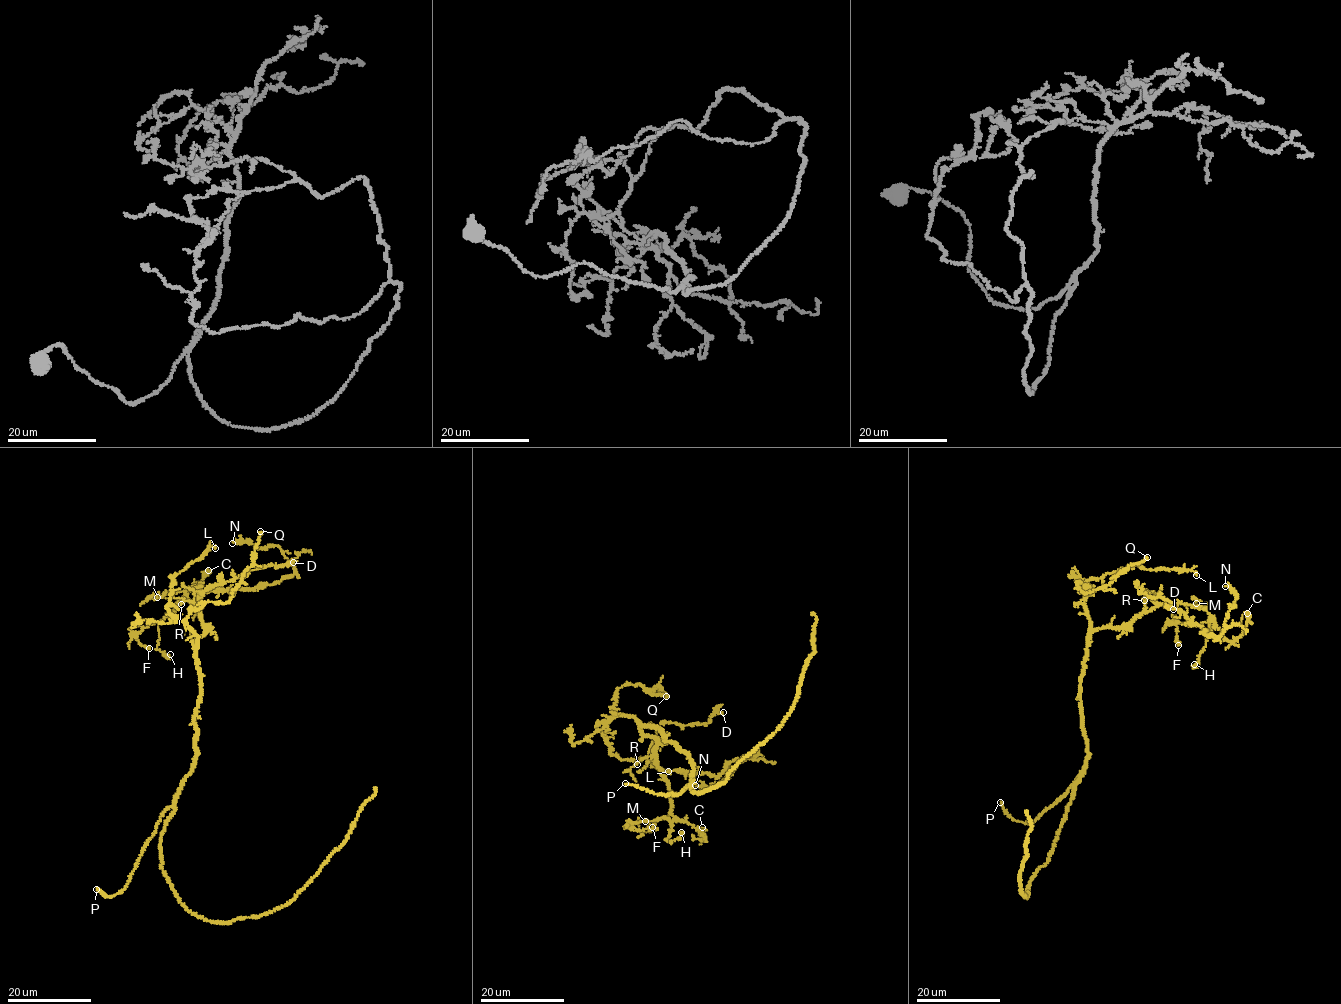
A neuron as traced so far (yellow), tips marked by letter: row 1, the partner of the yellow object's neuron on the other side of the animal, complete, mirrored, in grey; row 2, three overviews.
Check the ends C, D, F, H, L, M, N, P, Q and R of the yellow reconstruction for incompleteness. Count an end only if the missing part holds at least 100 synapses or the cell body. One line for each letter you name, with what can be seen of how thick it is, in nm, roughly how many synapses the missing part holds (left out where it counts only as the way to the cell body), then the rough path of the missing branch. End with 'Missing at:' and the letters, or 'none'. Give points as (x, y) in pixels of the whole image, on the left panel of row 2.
P: 260 nm | (96, 889), (77, 847), (81, 834), (79, 819), (60, 803), (51, 803)
Missing at: P

